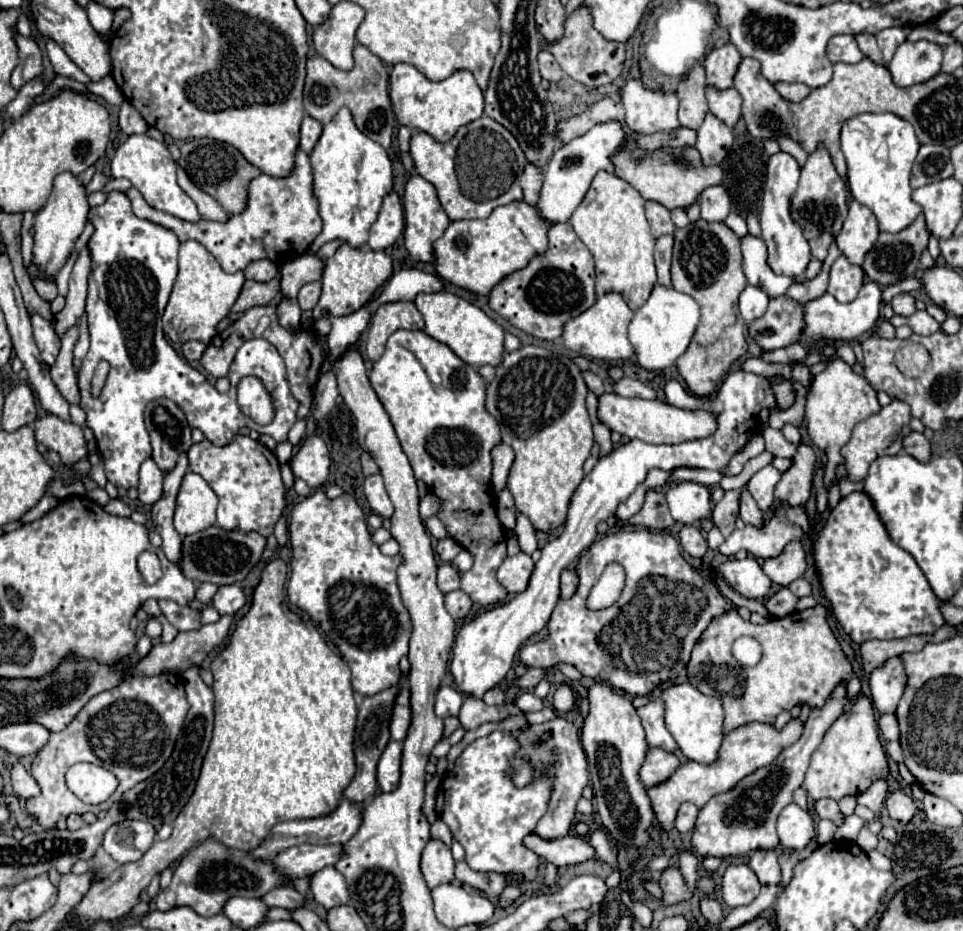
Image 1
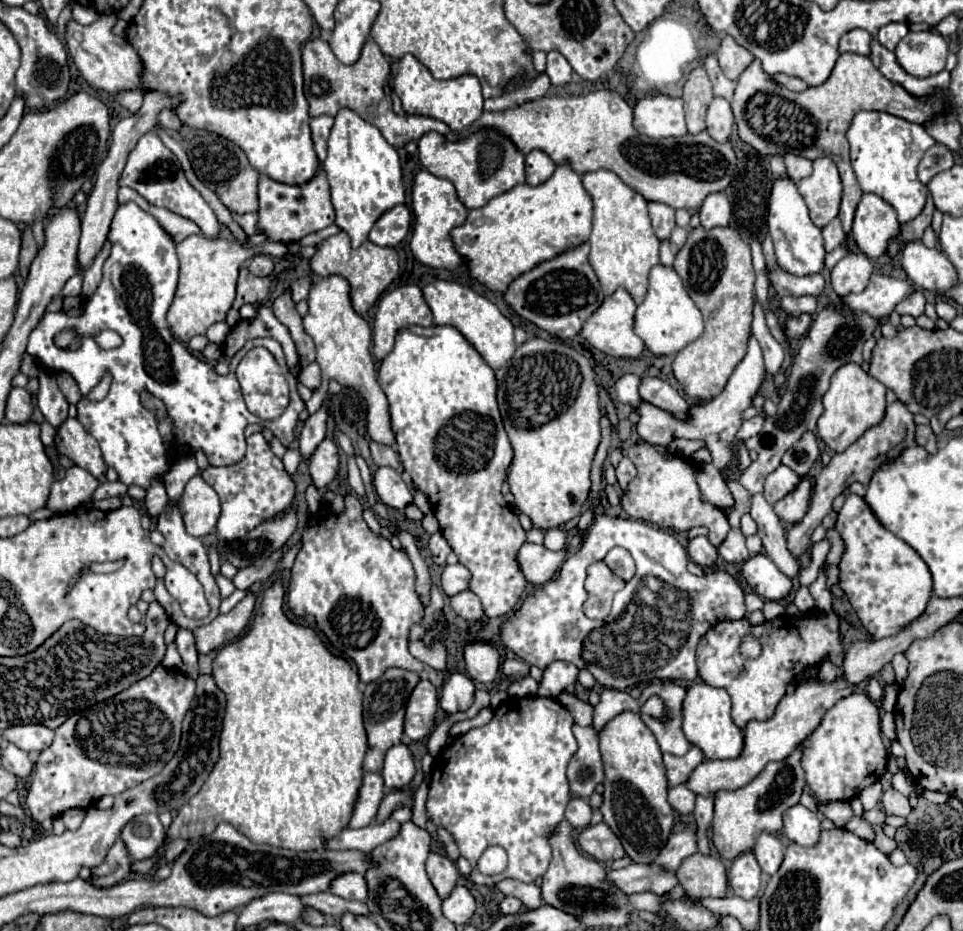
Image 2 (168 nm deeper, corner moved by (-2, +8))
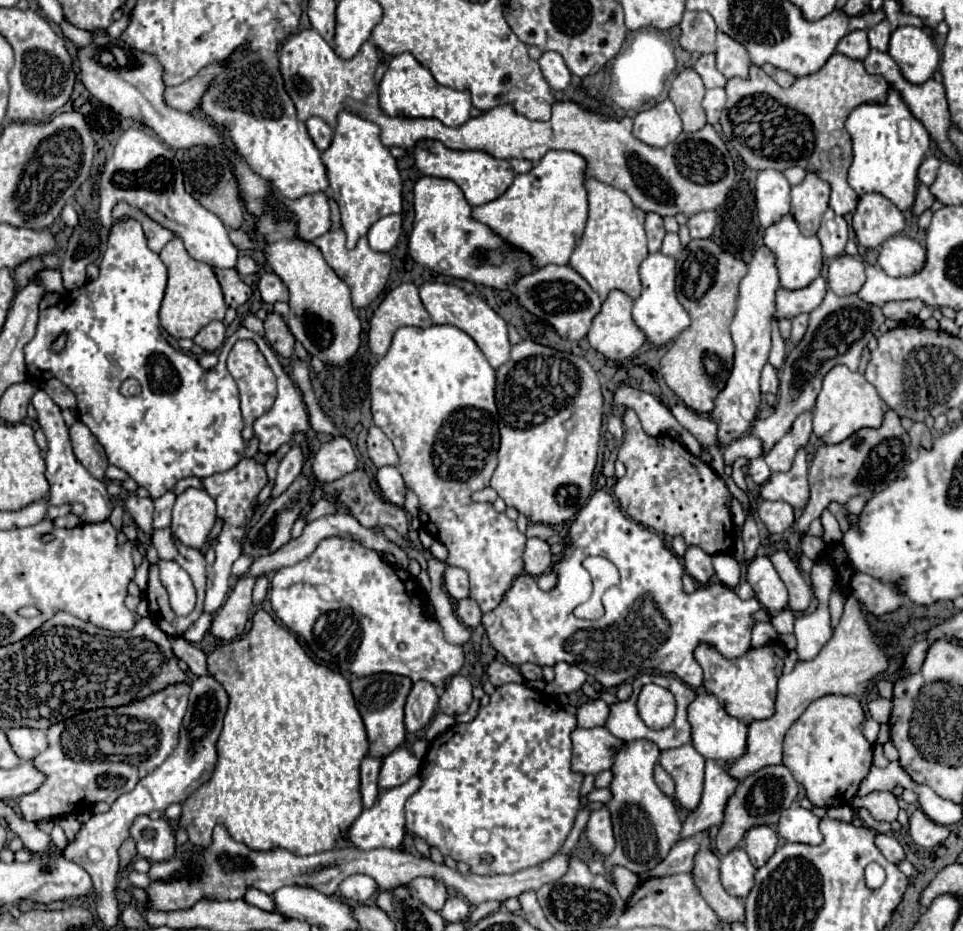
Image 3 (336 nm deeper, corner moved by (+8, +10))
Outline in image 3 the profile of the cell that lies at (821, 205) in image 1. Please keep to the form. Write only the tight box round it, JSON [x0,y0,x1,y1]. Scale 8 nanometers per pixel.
[791,174,829,236]

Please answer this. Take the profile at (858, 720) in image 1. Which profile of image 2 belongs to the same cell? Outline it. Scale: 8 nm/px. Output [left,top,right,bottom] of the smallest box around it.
[803,694,887,802]

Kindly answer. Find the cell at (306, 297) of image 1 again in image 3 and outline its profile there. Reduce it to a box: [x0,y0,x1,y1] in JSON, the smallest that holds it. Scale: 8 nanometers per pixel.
[259,274,289,304]

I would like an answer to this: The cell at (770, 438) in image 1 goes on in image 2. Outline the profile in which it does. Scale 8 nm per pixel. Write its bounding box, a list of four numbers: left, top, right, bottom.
[739,308,877,496]

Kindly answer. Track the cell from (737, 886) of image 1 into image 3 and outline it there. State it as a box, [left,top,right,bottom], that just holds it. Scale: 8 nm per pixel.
[721,848,755,898]

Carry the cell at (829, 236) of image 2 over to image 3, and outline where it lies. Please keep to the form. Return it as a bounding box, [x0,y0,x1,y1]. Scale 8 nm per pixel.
[817,208,849,258]

